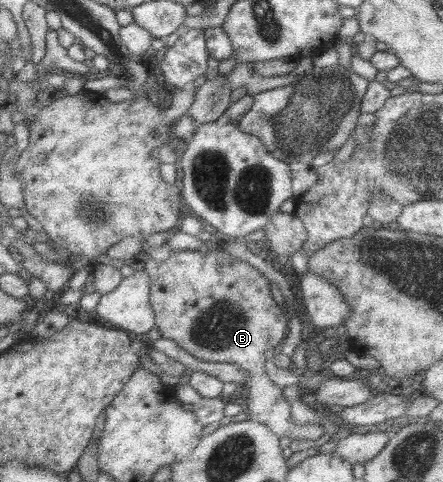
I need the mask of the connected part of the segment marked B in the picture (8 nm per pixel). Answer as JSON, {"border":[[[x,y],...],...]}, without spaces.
{"border":[[[211,244],[200,251],[171,251],[166,260],[145,259],[143,273],[150,279],[149,305],[154,315],[154,327],[159,329],[161,338],[174,341],[183,351],[195,359],[211,363],[231,363],[244,371],[242,383],[246,393],[242,408],[247,419],[266,425],[275,437],[296,440],[312,440],[324,431],[317,420],[296,420],[290,416],[290,405],[281,395],[281,388],[273,385],[265,373],[263,353],[275,349],[282,342],[287,330],[286,314],[281,311],[270,294],[268,280],[253,267],[227,255],[222,249]]]}

